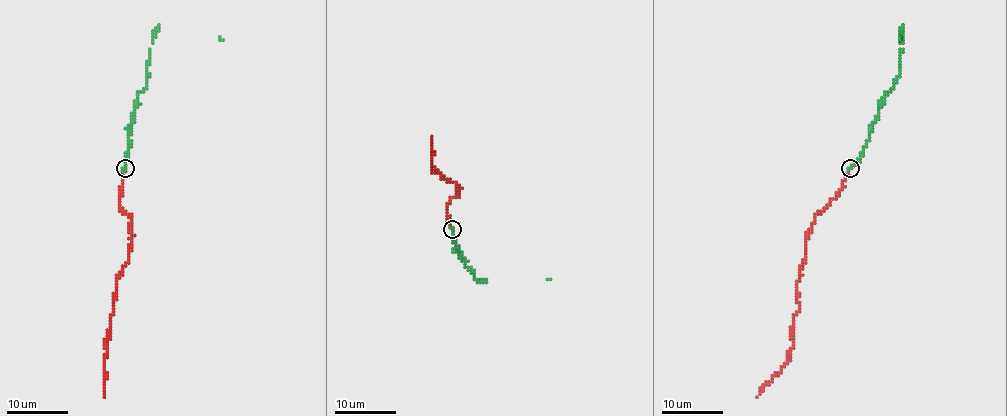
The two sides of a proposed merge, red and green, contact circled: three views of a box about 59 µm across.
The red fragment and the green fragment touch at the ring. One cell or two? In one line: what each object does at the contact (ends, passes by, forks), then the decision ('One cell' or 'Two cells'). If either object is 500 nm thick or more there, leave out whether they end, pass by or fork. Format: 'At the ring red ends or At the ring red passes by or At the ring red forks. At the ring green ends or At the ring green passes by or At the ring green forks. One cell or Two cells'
At the ring red ends. At the ring green ends. One cell

